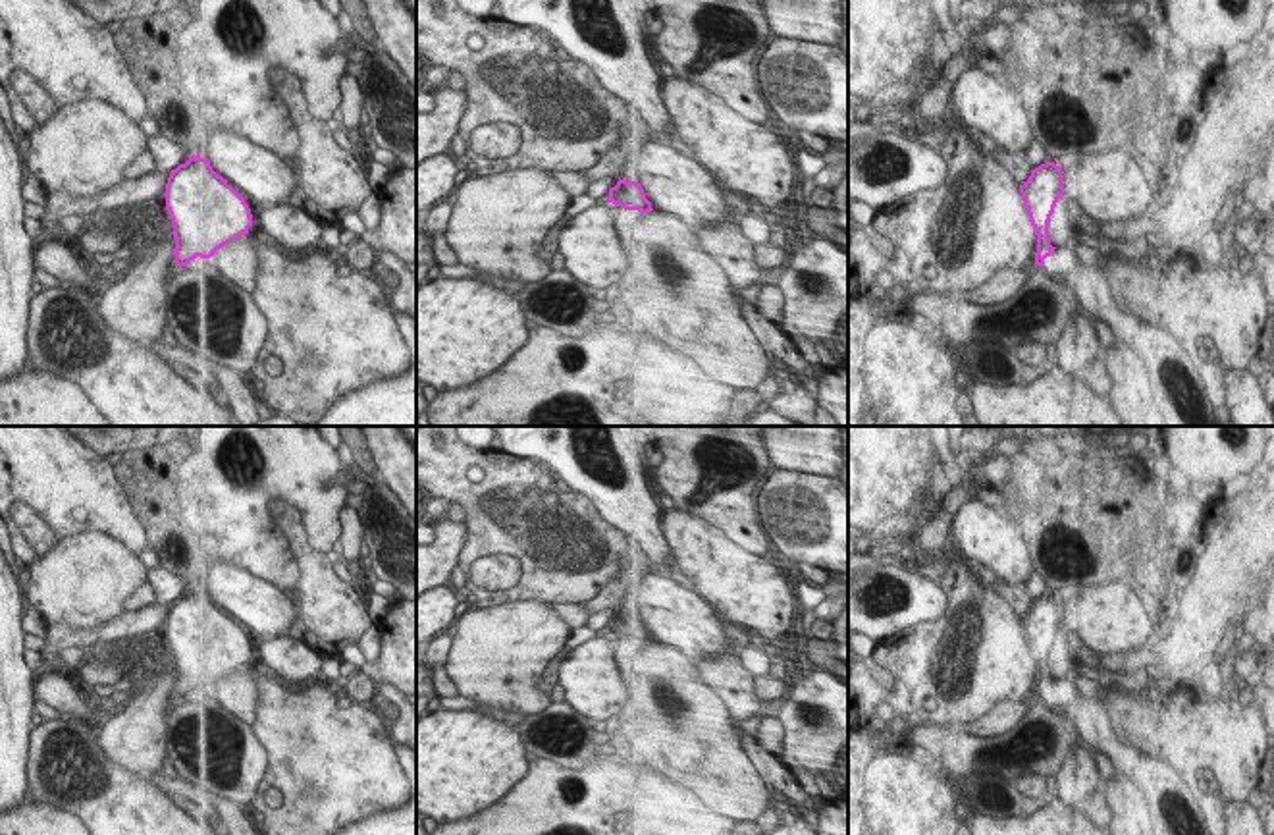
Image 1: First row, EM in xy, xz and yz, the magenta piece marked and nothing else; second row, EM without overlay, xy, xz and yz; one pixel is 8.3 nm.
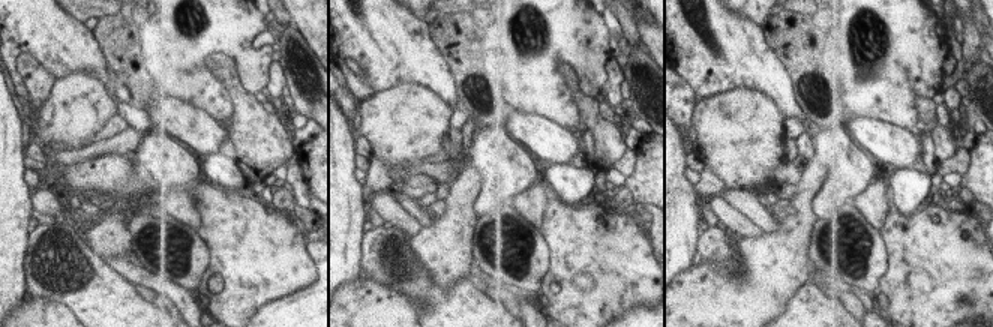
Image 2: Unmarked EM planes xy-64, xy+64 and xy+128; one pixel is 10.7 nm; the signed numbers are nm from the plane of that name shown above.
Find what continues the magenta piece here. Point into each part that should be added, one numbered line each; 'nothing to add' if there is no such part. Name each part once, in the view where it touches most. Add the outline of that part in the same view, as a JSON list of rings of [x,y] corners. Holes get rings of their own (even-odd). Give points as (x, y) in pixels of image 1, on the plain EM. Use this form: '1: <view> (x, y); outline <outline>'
1: yz (1172, 808); outline [[[1070,677],[1056,679],[1043,702],[1050,710],[1060,708],[1093,756],[1112,773],[1124,773],[1145,795],[1155,835],[1218,835],[1208,812],[1197,804],[1187,781],[1170,764],[1118,739],[1102,696],[1083,696]]]

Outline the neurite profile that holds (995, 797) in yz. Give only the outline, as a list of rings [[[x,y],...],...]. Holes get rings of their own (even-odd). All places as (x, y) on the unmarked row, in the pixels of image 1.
[[[1000,775],[966,779],[958,787],[964,804],[979,816],[989,816],[993,820],[1027,820],[1054,800],[1052,793],[1041,798],[1027,798],[1020,793],[1018,783],[1008,783]]]

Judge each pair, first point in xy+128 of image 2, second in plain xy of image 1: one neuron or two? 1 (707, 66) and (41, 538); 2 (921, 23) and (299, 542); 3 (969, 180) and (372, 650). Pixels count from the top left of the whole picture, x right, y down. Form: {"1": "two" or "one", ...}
{"1": "two", "2": "two", "3": "two"}

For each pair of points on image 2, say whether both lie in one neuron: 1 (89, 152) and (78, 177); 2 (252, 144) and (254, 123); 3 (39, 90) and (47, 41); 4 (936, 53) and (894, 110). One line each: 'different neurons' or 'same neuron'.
1: different neurons
2: same neuron
3: different neurons
4: same neuron

